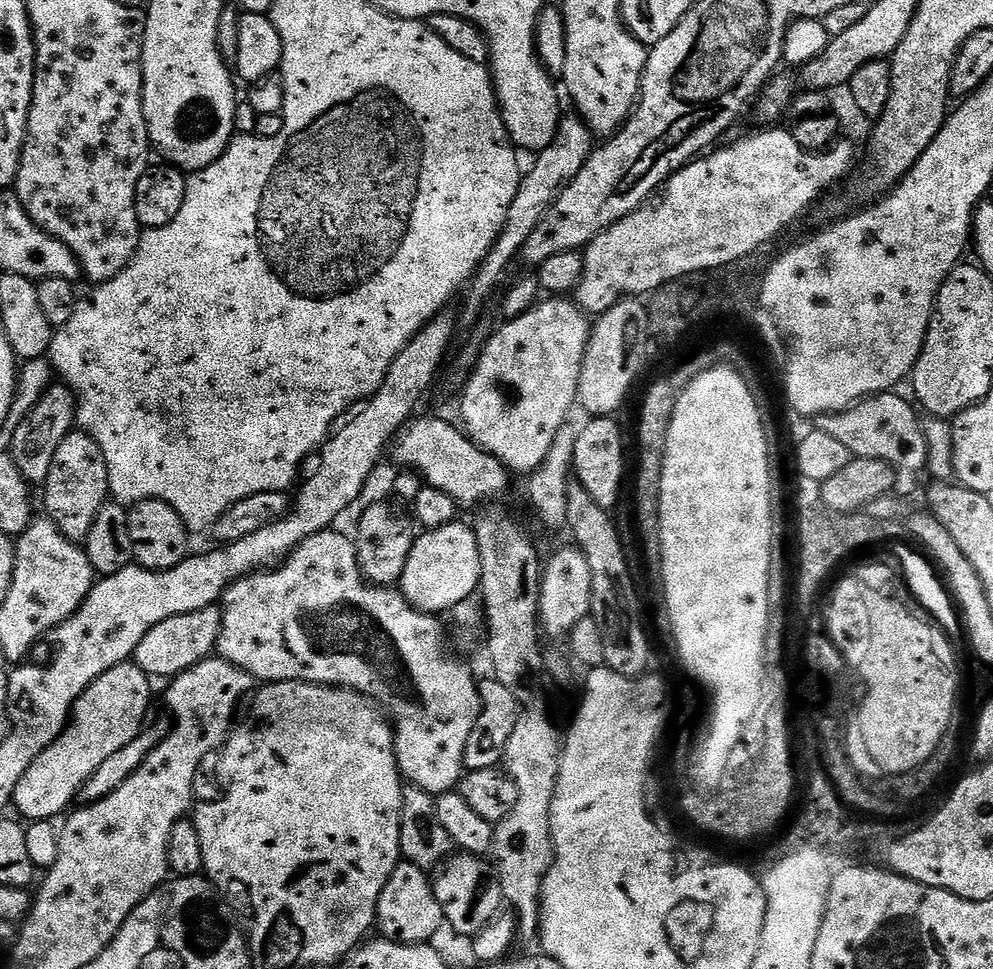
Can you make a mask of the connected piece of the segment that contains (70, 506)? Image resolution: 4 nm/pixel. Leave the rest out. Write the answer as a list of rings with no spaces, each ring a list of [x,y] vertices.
[[[73,430],[62,438],[58,450],[54,450],[54,462],[50,462],[50,474],[42,485],[44,508],[47,519],[58,526],[58,530],[68,540],[83,542],[88,539],[90,526],[98,518],[105,504],[109,503],[110,478],[106,470],[106,458],[98,450],[98,442],[90,434]]]

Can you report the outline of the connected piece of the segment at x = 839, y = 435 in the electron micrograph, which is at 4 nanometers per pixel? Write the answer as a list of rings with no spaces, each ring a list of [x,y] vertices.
[[[889,390],[860,400],[850,408],[844,408],[841,412],[830,412],[826,416],[817,416],[814,420],[815,431],[830,434],[837,442],[842,442],[846,450],[850,450],[853,458],[876,458],[891,466],[894,473],[894,488],[901,497],[906,498],[916,488],[916,479],[928,472],[928,451],[926,450],[926,438],[924,437],[924,425],[921,417],[916,417],[917,409],[907,404],[900,396],[895,396],[895,391]]]

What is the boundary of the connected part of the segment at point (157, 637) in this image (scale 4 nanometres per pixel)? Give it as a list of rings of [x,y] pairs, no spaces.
[[[216,606],[194,610],[194,614],[178,614],[178,618],[166,618],[166,622],[158,622],[158,626],[154,626],[154,630],[150,630],[150,634],[138,642],[134,663],[150,678],[175,678],[216,652],[221,630],[222,611]]]

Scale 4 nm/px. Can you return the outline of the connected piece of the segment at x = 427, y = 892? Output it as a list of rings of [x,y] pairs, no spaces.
[[[407,862],[397,864],[394,874],[390,874],[390,882],[382,890],[376,907],[375,927],[380,928],[379,935],[395,944],[427,944],[439,928],[445,927],[442,906],[438,906],[438,898],[433,881],[428,880],[429,873],[423,868]]]

